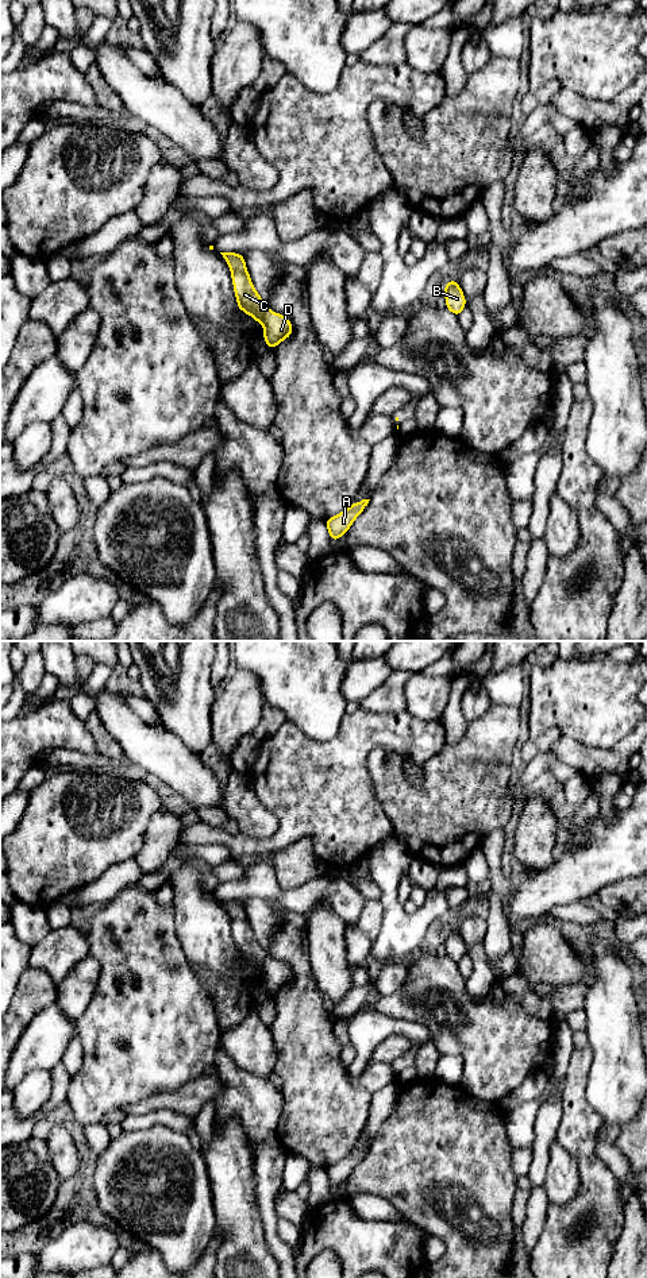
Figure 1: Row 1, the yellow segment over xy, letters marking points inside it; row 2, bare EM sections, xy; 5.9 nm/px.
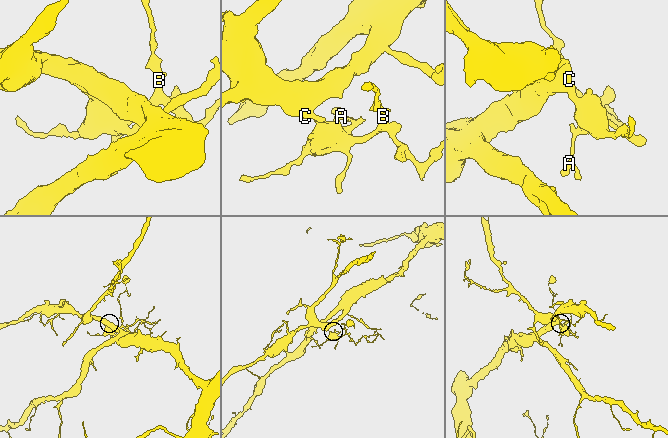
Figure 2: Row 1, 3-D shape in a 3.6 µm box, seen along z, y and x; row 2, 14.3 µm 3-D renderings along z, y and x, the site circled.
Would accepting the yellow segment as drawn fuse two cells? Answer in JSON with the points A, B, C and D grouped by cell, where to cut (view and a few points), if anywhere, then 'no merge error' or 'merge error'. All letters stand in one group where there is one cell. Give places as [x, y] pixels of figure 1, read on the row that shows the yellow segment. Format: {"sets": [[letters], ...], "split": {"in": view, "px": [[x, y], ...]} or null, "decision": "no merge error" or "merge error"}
{"sets": [["A", "B", "D"], ["C"]], "split": {"in": "xy", "px": [[266, 308], [262, 323]]}, "decision": "merge error"}

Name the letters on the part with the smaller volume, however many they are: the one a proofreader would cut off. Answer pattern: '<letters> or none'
A, B, D

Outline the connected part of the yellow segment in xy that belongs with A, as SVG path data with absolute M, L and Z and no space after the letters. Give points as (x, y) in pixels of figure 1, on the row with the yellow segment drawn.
M370 499L350 505L344 511L326 520L331 540L335 543L350 529L357 517L365 510Z

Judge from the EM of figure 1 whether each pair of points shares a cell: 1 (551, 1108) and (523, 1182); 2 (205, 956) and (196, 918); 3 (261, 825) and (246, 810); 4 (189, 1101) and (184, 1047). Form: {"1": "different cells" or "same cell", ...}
{"1": "different cells", "2": "same cell", "3": "same cell", "4": "different cells"}

